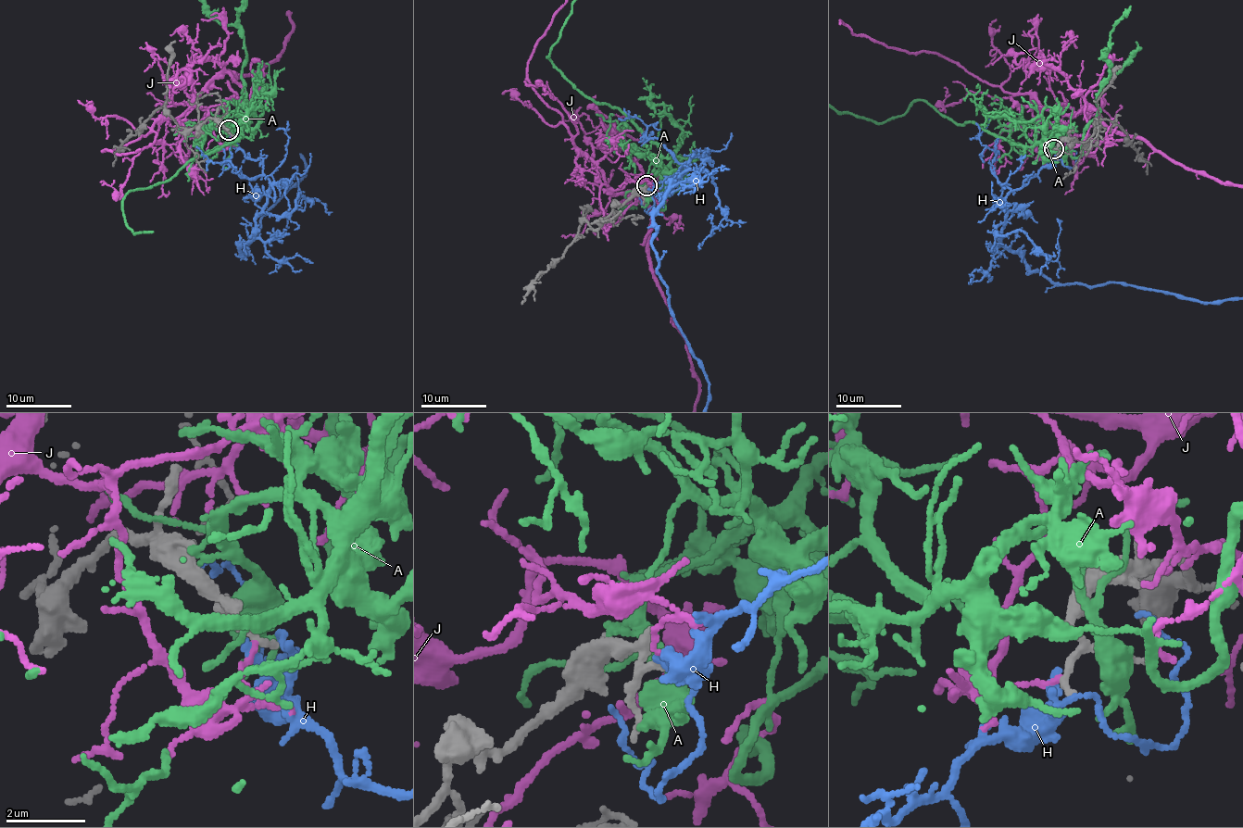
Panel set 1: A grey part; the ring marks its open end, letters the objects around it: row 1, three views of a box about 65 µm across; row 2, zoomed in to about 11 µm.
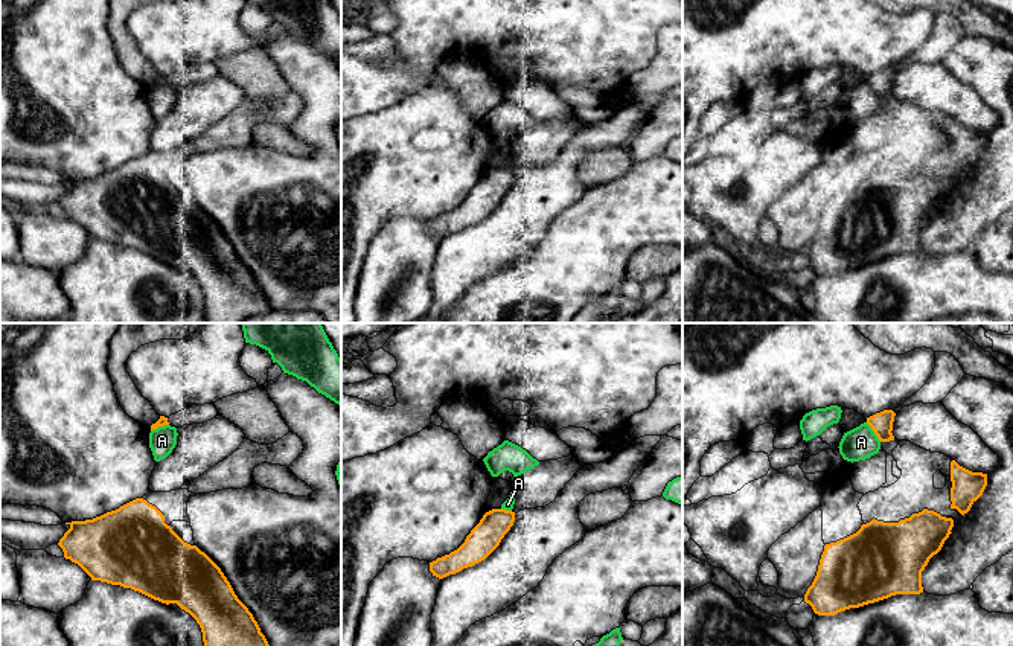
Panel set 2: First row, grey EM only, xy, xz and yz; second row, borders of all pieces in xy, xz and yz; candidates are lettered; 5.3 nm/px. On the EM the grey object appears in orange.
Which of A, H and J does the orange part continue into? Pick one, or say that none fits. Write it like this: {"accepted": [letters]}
{"accepted": []}

